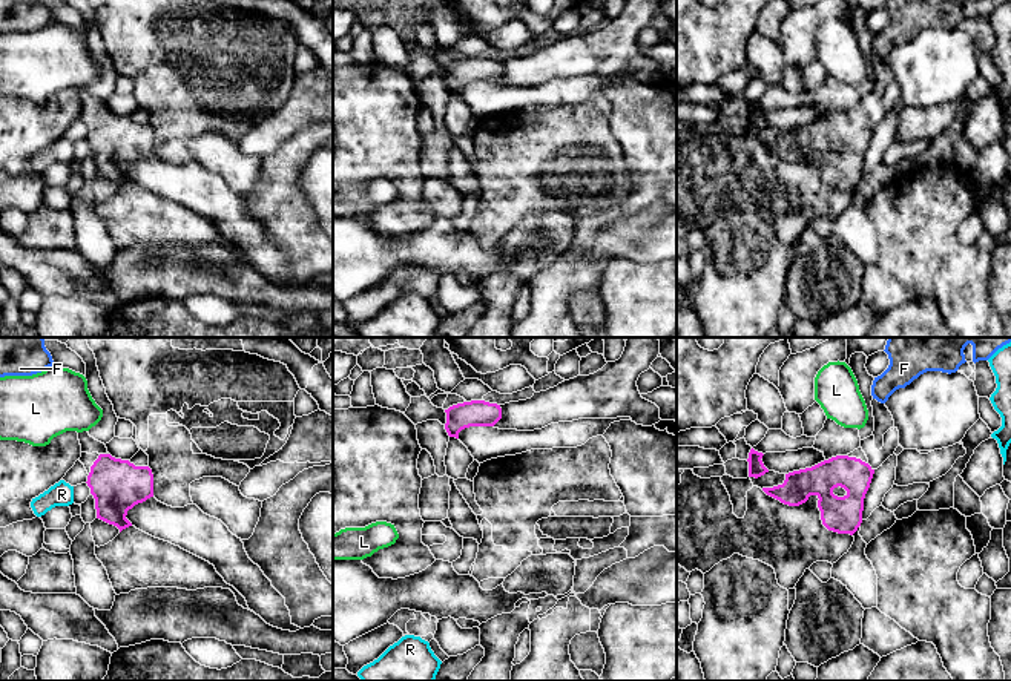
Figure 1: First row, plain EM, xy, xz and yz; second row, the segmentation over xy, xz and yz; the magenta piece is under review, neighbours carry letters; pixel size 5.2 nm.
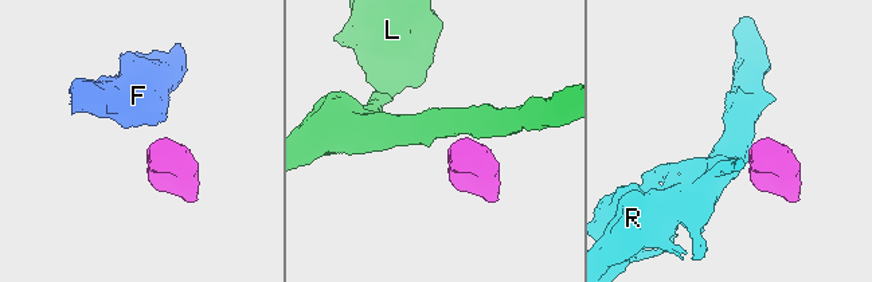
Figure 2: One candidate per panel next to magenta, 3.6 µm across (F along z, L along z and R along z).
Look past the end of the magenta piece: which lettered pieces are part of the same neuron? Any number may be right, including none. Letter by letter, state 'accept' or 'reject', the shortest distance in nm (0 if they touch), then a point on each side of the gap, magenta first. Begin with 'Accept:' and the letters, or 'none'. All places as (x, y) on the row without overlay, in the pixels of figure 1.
Accept: F
F: accept | 320 nm | yz (859, 115), (881, 59)
L: reject | 140 nm | xy (100, 111), (88, 86)
R: reject | 80 nm | xy (86, 138), (72, 143)

